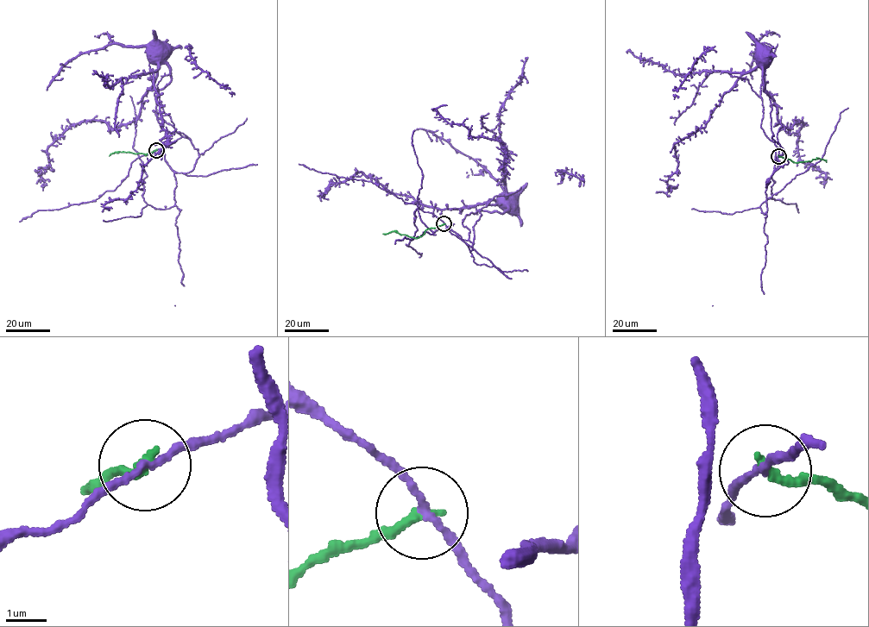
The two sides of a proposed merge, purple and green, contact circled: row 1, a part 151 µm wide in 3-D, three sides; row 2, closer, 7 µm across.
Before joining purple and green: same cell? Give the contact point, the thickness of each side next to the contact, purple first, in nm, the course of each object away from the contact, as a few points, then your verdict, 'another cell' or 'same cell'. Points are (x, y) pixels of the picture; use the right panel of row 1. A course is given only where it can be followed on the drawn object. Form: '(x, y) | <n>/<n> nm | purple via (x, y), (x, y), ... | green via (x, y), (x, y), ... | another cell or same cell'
(778, 156) | 160/240 nm | purple via (778, 156), (761, 126), (757, 67), (706, 126), (676, 142), (673, 187), (655, 192) | green via (778, 156), (793, 162), (819, 158), (826, 162) | another cell

